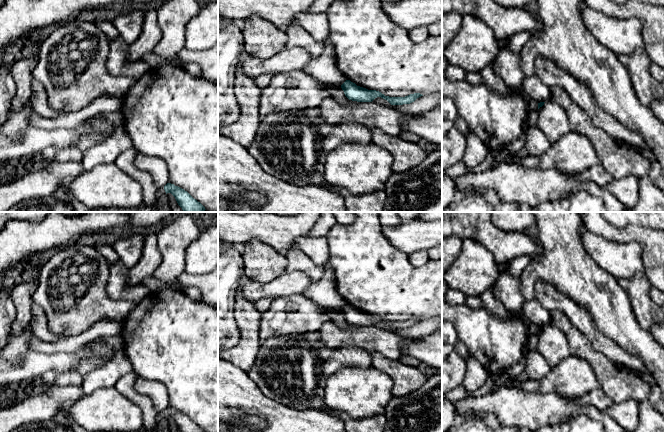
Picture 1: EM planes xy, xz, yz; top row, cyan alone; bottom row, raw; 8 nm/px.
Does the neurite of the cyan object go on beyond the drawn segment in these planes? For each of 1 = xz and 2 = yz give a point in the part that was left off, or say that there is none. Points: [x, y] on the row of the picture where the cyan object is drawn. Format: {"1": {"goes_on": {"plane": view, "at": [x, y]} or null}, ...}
{"1": {"goes_on": null}, "2": {"goes_on": null}}

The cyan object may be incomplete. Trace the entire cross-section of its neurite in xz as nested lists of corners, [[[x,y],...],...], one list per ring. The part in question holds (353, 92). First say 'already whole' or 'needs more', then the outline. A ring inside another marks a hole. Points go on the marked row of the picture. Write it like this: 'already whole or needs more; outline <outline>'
already whole; outline [[[346,80],[341,85],[342,90],[344,91],[345,96],[352,101],[357,102],[372,102],[375,98],[381,97],[387,100],[391,105],[403,105],[410,104],[414,102],[417,98],[423,96],[420,93],[410,94],[405,97],[389,97],[385,96],[379,91],[368,90],[366,88],[357,86],[355,83],[350,80]]]

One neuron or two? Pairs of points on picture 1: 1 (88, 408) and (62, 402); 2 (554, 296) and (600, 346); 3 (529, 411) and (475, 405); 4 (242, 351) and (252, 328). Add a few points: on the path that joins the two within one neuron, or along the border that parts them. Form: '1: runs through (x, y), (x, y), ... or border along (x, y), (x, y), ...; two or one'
1: border along (84, 395), (66, 408); two
2: runs through (567, 307), (593, 333); one
3: runs through (516, 407), (510, 405), (488, 405); one
4: runs through (248, 345), (250, 334); one

